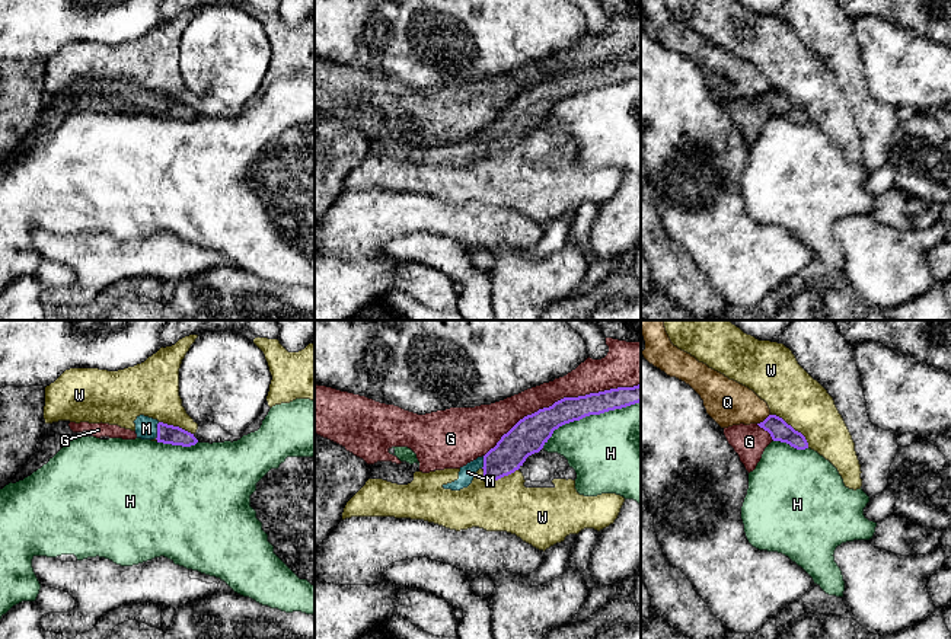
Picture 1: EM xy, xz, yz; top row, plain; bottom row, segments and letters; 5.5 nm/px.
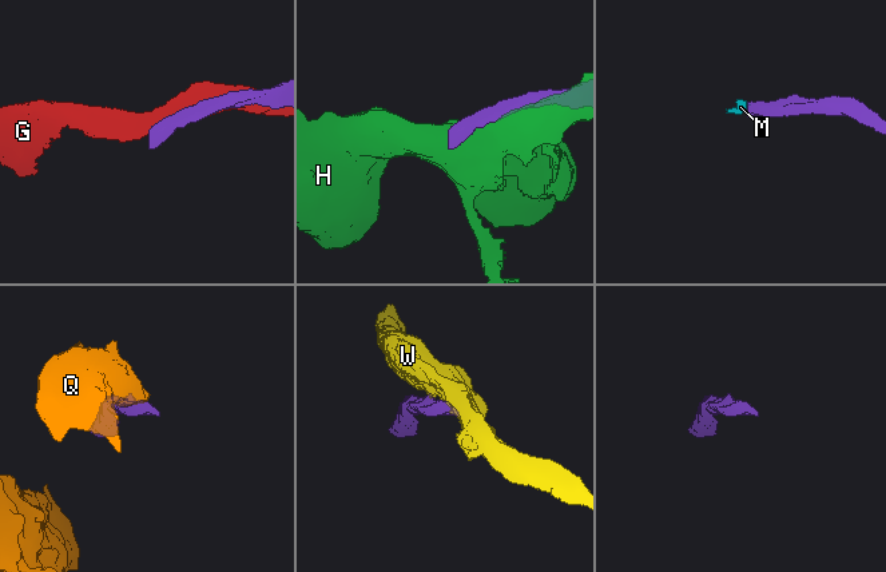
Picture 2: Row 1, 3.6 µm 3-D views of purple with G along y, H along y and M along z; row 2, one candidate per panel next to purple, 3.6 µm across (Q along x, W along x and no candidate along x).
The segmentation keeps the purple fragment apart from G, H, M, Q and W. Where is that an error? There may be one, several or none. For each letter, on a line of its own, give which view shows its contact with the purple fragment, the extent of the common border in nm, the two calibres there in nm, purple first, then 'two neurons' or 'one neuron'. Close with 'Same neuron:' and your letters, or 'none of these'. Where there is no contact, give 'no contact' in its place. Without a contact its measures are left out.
G: xz | 950 nm | 190/190 nm | two neurons
H: xz | 600 nm | 150/460 nm | two neurons
M: xy | 100 nm | 110/130 nm | one neuron
Q: yz | 100 nm | 110/240 nm | two neurons
W: xz | 200 nm | 190/280 nm | two neurons
Same neuron: M

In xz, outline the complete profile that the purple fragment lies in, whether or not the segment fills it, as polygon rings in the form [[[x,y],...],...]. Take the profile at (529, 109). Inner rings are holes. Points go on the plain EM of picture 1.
[[[641,58],[617,61],[578,71],[564,71],[549,82],[520,93],[501,111],[485,130],[460,141],[459,153],[443,159],[444,163],[460,164],[467,162],[476,146],[484,144],[484,154],[492,157],[518,144],[526,132],[539,127],[553,105],[590,89],[622,83],[641,76]]]

